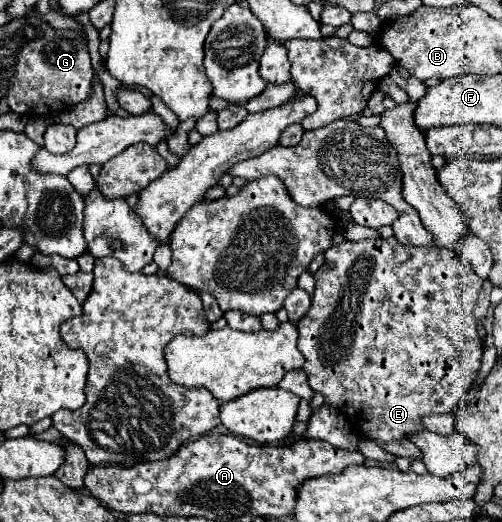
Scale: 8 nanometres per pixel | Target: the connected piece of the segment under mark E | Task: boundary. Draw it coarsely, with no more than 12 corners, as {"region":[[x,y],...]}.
{"region":[[394,237],[324,253],[298,349],[376,443],[474,385],[484,279]]}

